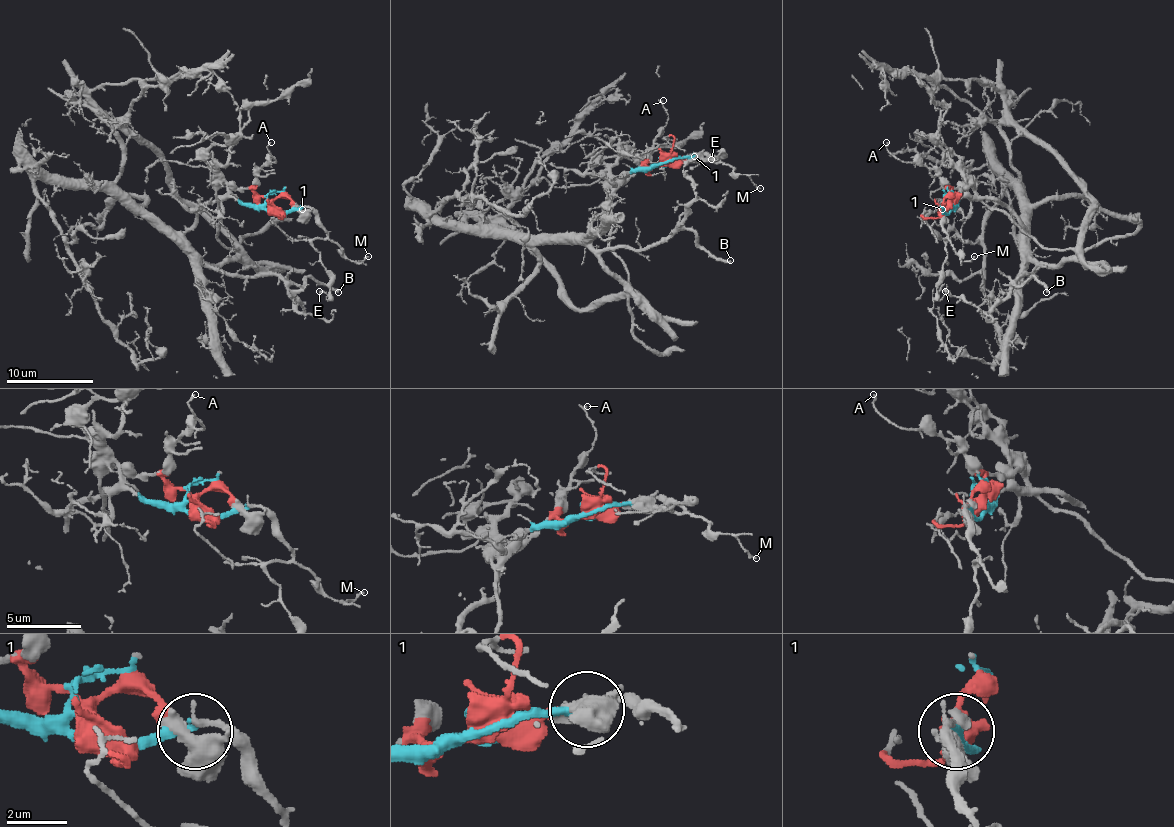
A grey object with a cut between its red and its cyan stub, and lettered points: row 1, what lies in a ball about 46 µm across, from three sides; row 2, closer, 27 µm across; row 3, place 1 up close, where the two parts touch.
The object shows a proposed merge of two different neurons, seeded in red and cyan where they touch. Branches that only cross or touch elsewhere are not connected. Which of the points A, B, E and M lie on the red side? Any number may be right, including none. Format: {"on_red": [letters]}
{"on_red": ["A"]}

